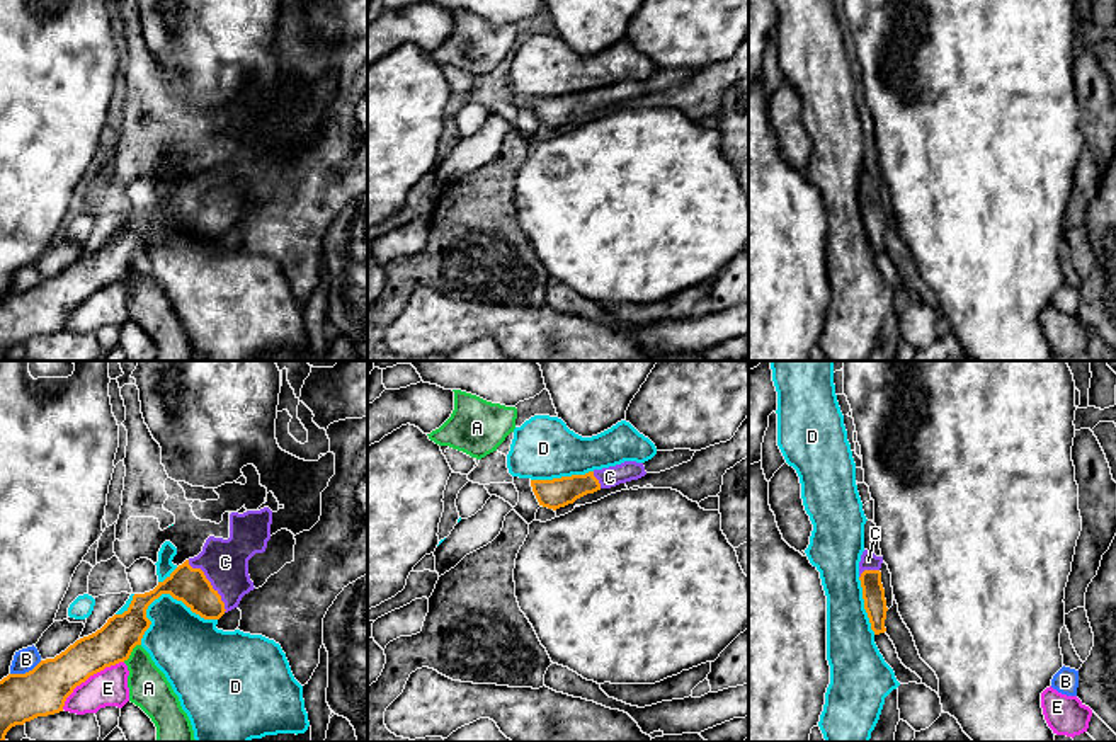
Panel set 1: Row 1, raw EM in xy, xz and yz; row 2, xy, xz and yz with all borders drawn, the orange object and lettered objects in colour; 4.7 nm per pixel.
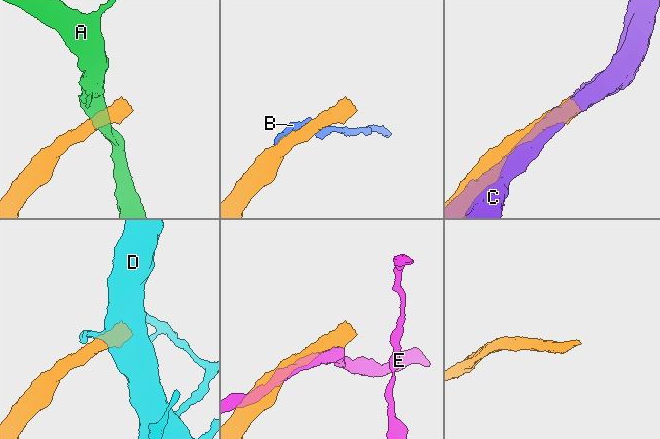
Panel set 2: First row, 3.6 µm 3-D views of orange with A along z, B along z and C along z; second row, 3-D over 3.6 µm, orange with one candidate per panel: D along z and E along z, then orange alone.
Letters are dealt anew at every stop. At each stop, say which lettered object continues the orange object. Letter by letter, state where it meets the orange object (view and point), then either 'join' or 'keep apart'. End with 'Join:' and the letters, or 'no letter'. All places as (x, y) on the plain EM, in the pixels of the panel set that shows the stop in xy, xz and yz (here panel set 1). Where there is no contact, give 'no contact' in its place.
A: contact xy (131, 269); keep apart
B: contact xy (26, 291); keep apart
C: contact xy (210, 203); join
D: contact xy (164, 211); keep apart
E: contact xy (89, 295); keep apart
Join: C

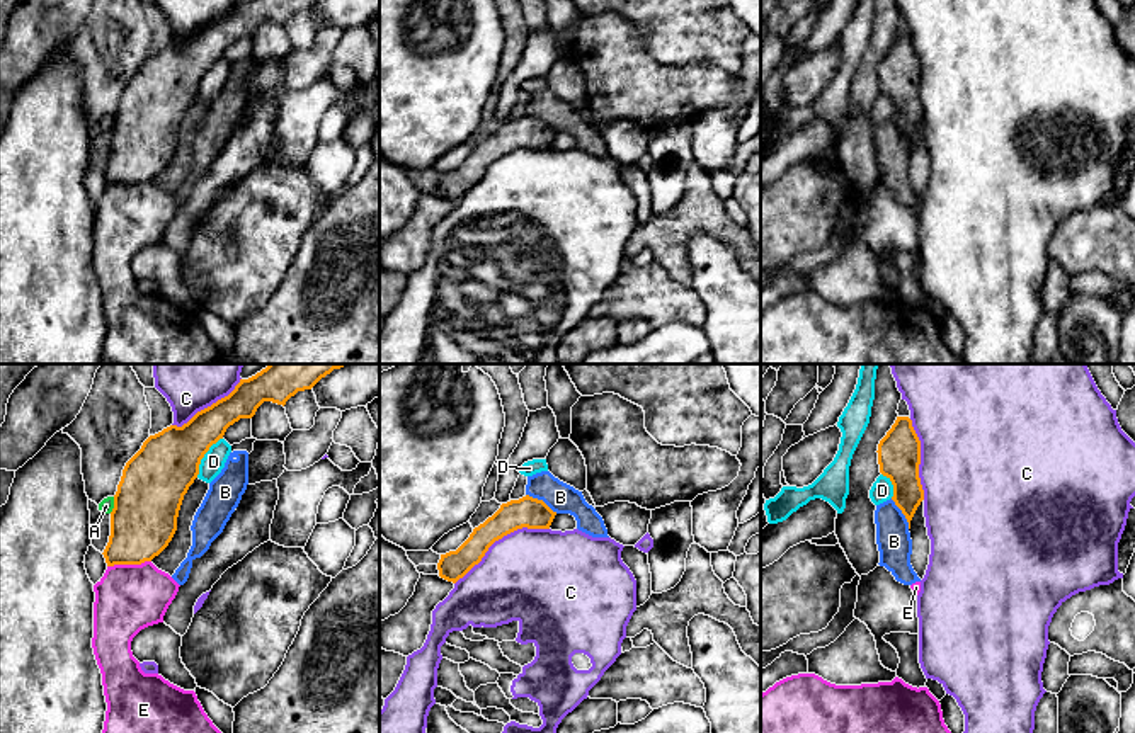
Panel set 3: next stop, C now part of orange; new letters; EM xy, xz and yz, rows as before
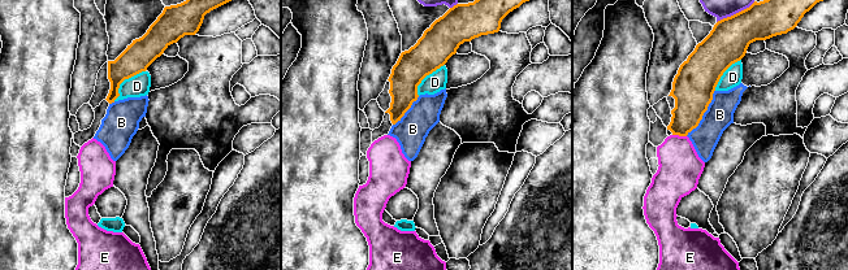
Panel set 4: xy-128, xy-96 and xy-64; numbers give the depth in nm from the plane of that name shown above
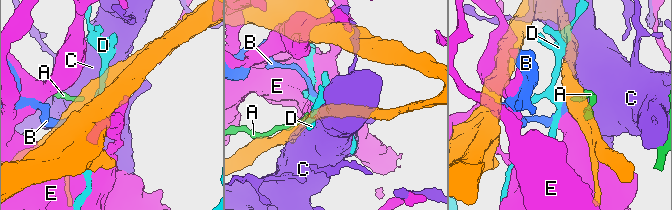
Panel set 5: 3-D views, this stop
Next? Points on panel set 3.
A: contact xy (114, 125); keep apart
B: contact xz (541, 119); keep apart
C: contact xz (499, 157); keep apart
D: contact xy (203, 75); keep apart
E: contact xy (128, 182); keep apart
Join: no letter

